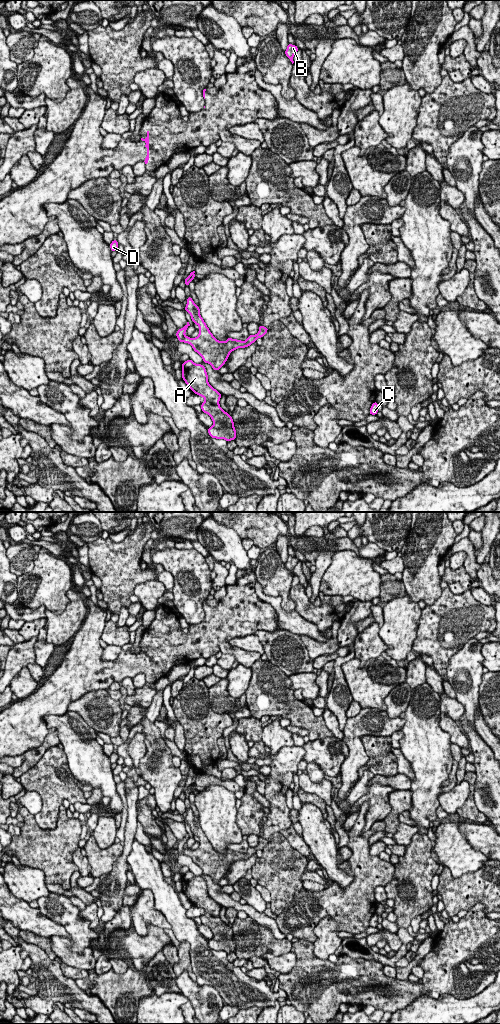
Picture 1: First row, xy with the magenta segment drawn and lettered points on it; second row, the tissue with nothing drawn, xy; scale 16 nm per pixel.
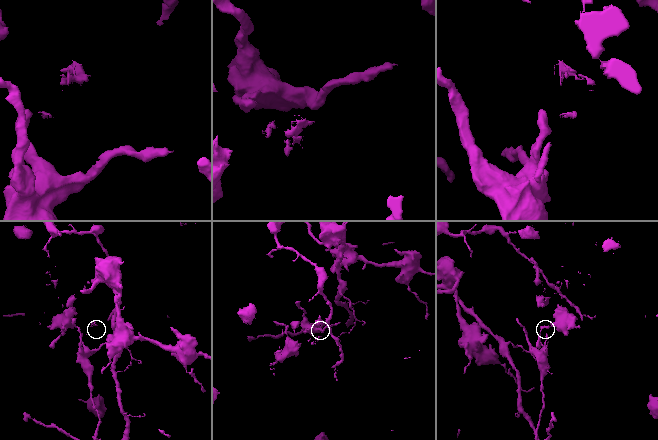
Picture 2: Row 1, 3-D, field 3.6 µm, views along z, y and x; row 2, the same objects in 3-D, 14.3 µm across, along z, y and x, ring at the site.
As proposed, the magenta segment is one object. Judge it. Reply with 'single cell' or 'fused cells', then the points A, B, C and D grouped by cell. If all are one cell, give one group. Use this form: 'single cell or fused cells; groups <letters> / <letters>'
fused cells; groups A / B C D

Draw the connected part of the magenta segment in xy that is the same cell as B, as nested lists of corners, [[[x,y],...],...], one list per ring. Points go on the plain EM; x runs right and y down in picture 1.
[[[288,555],[287,561],[285,562],[285,567],[290,571],[292,576],[294,575],[293,569],[298,562],[299,562],[299,560],[296,557],[292,557],[292,556]]]

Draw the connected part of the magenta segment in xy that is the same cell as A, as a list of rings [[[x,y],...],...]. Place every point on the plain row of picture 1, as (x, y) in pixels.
[[[191,871],[182,875],[182,892],[188,897],[196,907],[202,908],[205,913],[200,917],[202,924],[208,926],[212,933],[213,938],[207,940],[208,946],[211,950],[224,951],[227,954],[236,951],[236,941],[231,927],[225,924],[219,917],[221,905],[214,901],[208,894],[208,887],[205,879],[202,876],[196,876]]]

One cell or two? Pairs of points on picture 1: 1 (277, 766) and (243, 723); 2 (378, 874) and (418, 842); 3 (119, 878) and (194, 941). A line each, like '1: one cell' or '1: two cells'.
1: two cells
2: two cells
3: two cells

